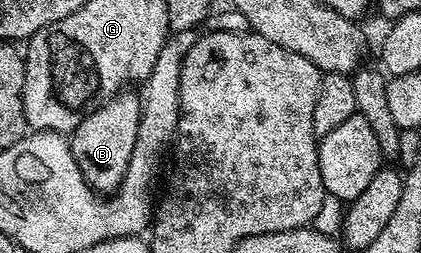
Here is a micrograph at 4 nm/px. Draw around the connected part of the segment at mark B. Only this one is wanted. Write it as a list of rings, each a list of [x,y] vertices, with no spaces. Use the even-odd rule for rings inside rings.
[[[134,91],[117,93],[110,101],[105,101],[69,134],[70,149],[78,161],[80,171],[86,182],[100,195],[109,195],[120,187],[120,183],[128,171],[132,149],[136,146],[137,129],[141,123],[142,100]]]

